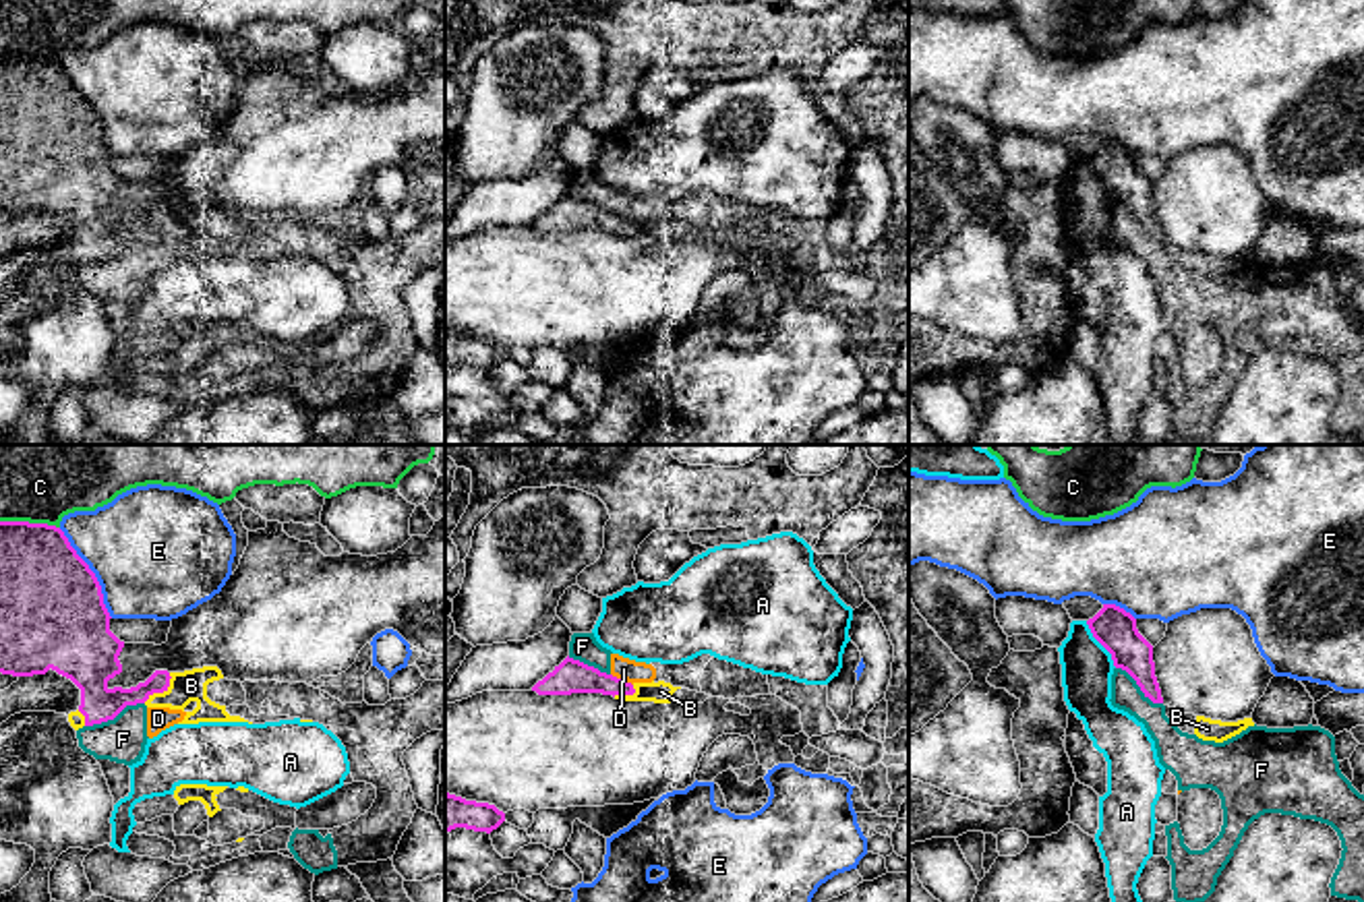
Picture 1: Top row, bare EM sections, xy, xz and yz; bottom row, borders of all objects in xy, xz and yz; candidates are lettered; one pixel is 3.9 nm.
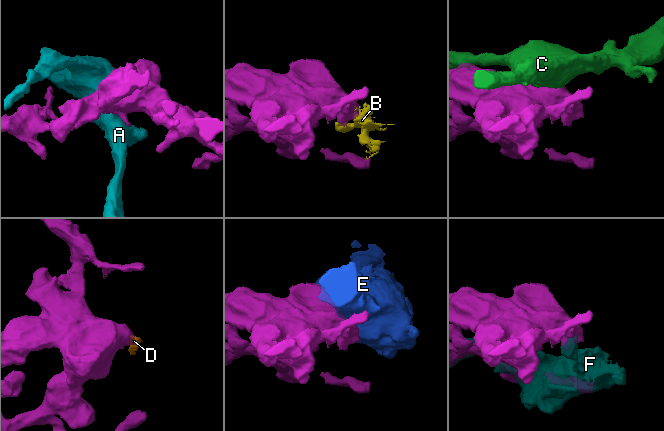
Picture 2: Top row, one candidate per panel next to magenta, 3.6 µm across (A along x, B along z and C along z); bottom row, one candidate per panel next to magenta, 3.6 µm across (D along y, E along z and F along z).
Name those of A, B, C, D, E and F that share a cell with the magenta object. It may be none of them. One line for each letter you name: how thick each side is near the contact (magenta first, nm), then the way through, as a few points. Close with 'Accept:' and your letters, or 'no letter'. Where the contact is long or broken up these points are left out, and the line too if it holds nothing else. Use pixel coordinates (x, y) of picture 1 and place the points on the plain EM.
B: 140/130 nm
Accept: B

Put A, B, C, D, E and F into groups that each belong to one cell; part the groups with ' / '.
A / B / C / D F / E

